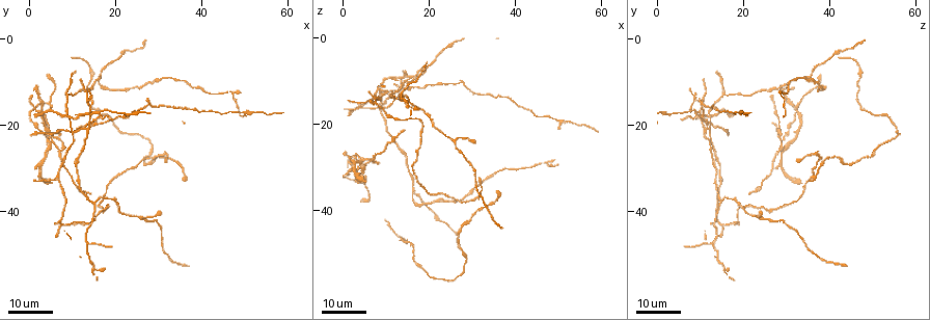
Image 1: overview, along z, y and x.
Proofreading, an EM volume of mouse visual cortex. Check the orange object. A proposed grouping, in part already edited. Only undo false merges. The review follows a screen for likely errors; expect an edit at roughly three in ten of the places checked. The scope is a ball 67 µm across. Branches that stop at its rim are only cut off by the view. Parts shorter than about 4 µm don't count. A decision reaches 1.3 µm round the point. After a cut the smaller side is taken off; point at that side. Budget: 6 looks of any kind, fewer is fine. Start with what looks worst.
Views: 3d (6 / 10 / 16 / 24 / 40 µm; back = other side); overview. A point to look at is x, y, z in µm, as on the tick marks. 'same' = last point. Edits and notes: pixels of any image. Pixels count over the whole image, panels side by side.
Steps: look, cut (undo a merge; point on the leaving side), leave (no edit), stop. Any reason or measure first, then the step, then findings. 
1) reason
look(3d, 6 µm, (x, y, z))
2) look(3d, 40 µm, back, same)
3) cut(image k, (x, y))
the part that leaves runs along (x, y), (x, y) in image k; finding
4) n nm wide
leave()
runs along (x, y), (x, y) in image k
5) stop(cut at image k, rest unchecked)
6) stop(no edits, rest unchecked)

look(3d, 24 µm, (17.0, 17.5, 9.5))

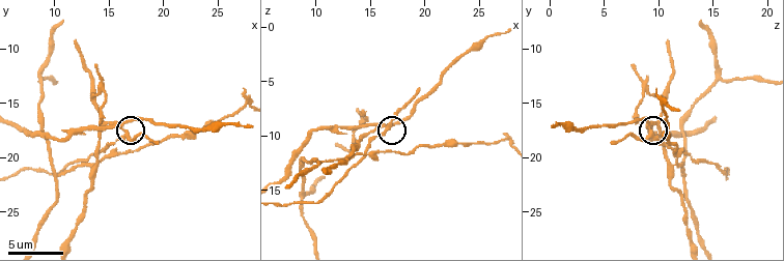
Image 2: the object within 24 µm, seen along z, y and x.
look(3d, 10 µm, (16.6, 17.6, 9.4))

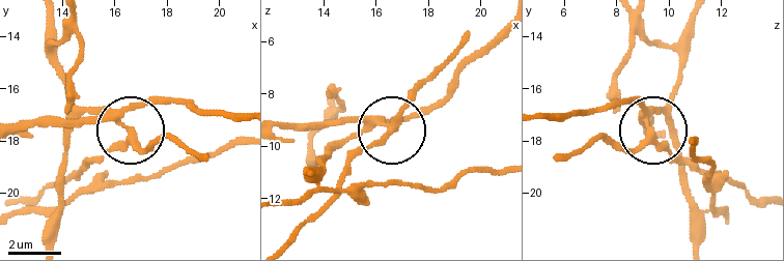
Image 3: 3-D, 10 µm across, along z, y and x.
cut(image 3, (127, 150))
the part that leaves runs along (113, 117), (122, 128), (118, 140), (78, 173), (24, 195) in image 3; two neurons meet here

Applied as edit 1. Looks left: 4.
three arms meet
look(3d, 24 µm, (15.5, 37.5, 14.5))

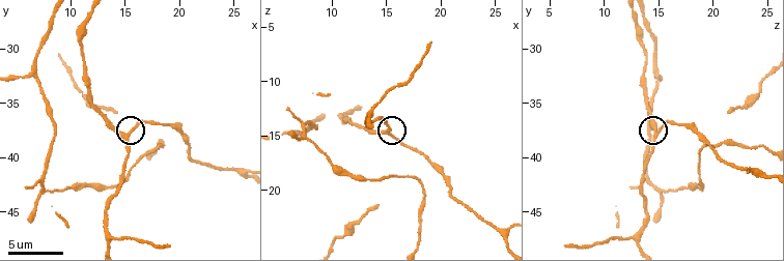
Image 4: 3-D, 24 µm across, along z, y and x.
look(3d, 6 µm, (15.2, 38.2, 14.8))

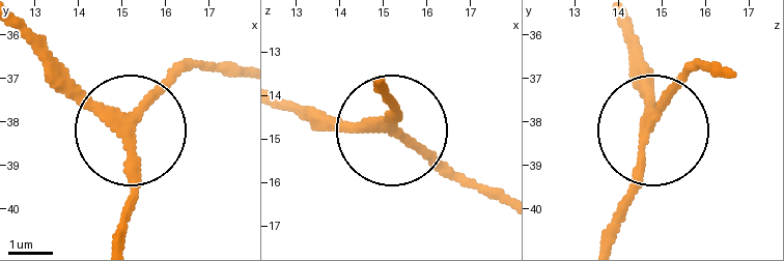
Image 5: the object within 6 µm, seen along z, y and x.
3 arms
leave()
runs along (287, 100), (384, 126), (387, 96) in image 5; one neuron here

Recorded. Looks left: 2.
three arms meet
look(3d, 16 µm, (10.6, 21.8, 12.4))

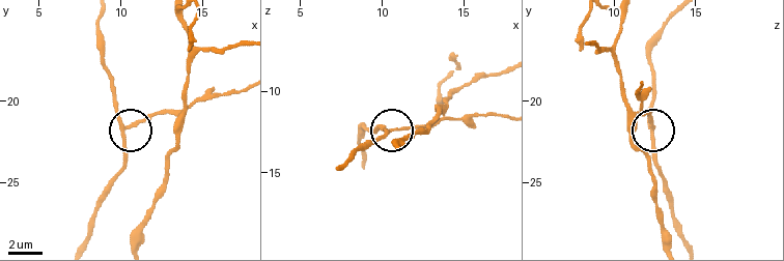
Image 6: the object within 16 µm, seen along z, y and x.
look(3d, 16 µm, back, (10.5, 21.5, 12.4))

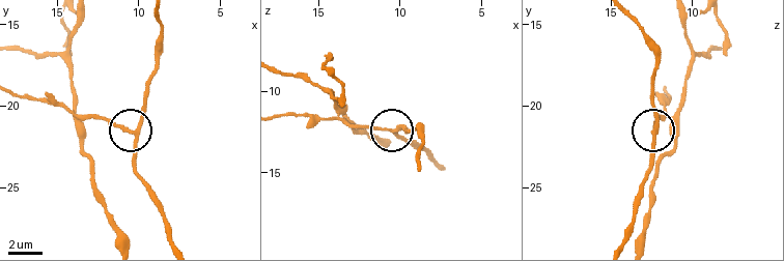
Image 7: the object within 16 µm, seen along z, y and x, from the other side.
leave()
runs along (173, 240), (157, 195), (136, 170), (133, 133), (94, 117) in image 7; continuous, no second neuron

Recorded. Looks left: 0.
stop(cut at image 3, rest unchecked)

